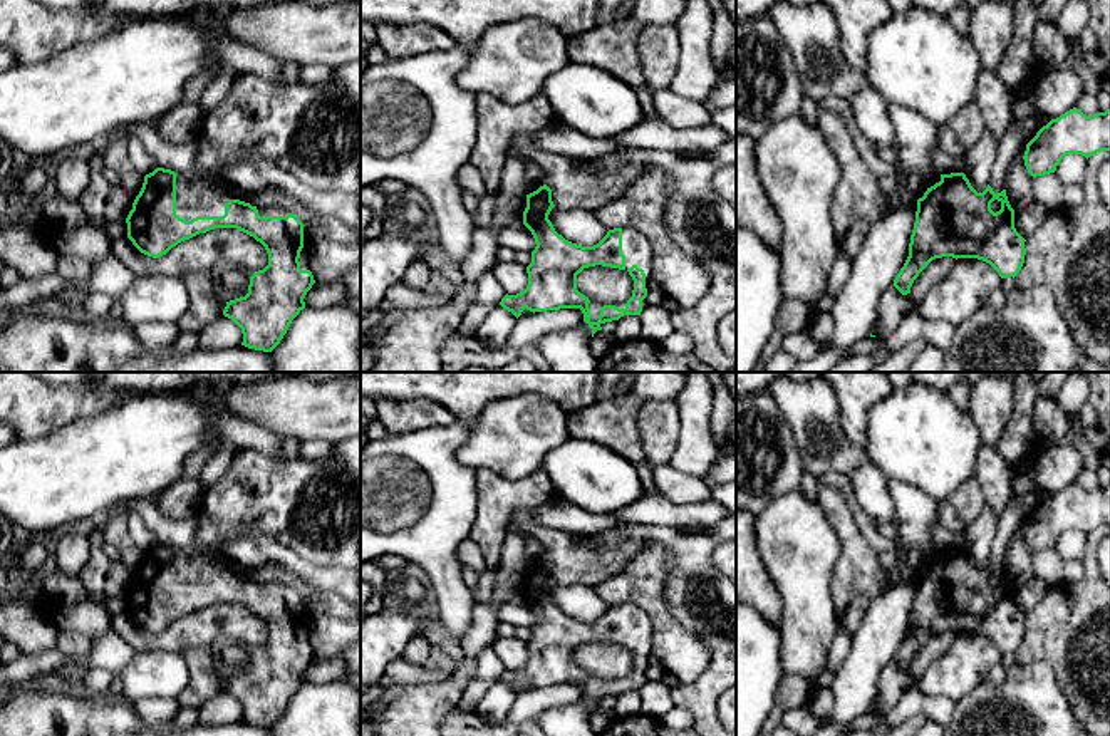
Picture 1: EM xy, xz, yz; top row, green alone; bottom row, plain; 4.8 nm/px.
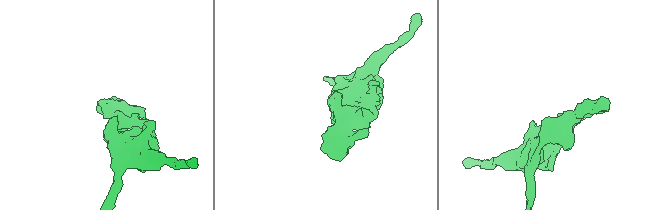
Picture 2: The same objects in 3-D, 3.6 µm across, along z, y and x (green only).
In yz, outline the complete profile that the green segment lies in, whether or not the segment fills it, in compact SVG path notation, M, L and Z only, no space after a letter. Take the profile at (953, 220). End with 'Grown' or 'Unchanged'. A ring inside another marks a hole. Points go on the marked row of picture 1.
M964 173L941 174L941 181L927 188L917 200L915 223L909 243L909 257L894 280L894 287L902 293L910 293L910 287L919 273L936 258L978 258L989 263L1001 278L1016 277L1024 263L1024 238L1014 228L1014 210L1006 189L994 193L988 188L978 193Z. Unchanged

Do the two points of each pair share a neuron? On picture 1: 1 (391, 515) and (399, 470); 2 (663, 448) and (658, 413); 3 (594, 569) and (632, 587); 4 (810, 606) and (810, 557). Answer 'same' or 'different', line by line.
1: same
2: same
3: different
4: same

